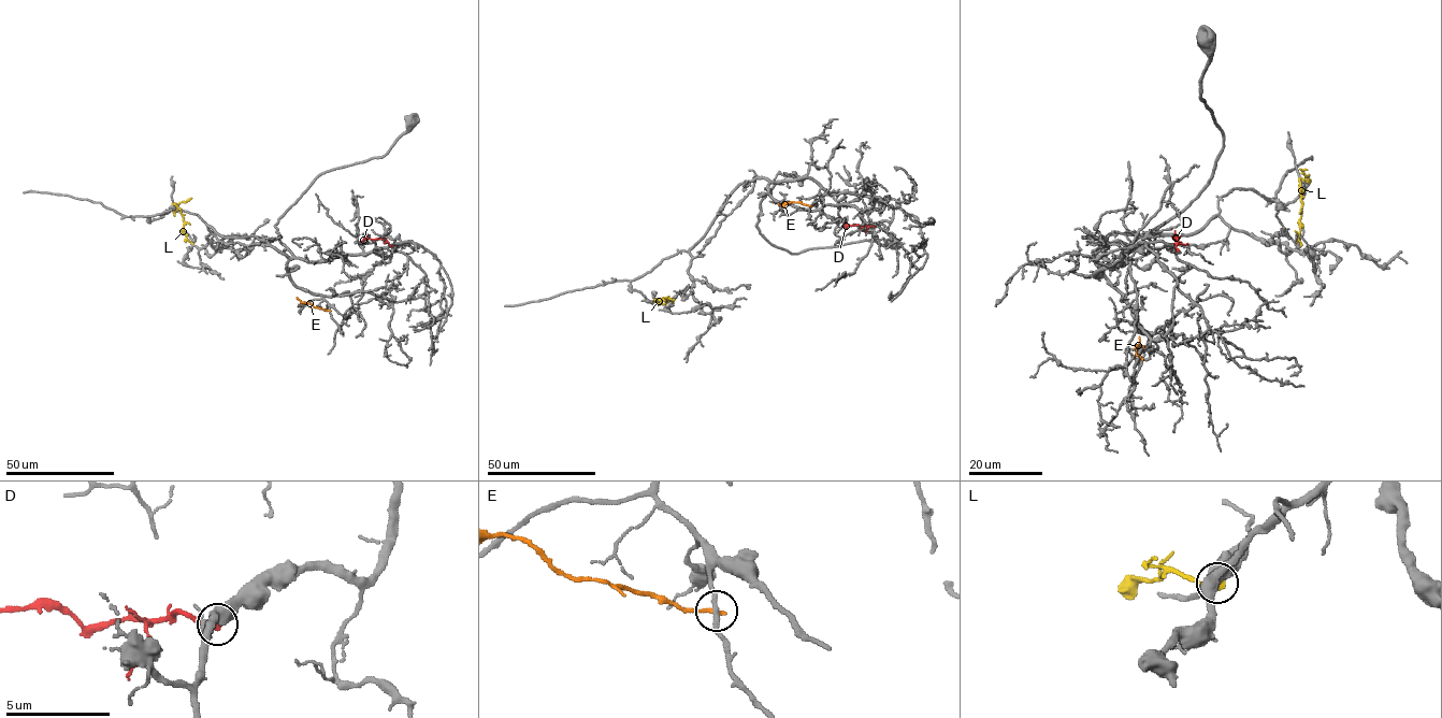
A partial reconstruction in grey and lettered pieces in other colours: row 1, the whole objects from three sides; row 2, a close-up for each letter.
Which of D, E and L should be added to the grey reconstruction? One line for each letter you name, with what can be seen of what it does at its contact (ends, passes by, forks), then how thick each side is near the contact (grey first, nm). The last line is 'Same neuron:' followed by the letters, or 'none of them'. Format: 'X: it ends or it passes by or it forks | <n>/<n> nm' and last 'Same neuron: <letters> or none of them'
D: it ends | 400/260 nm
Same neuron: D

